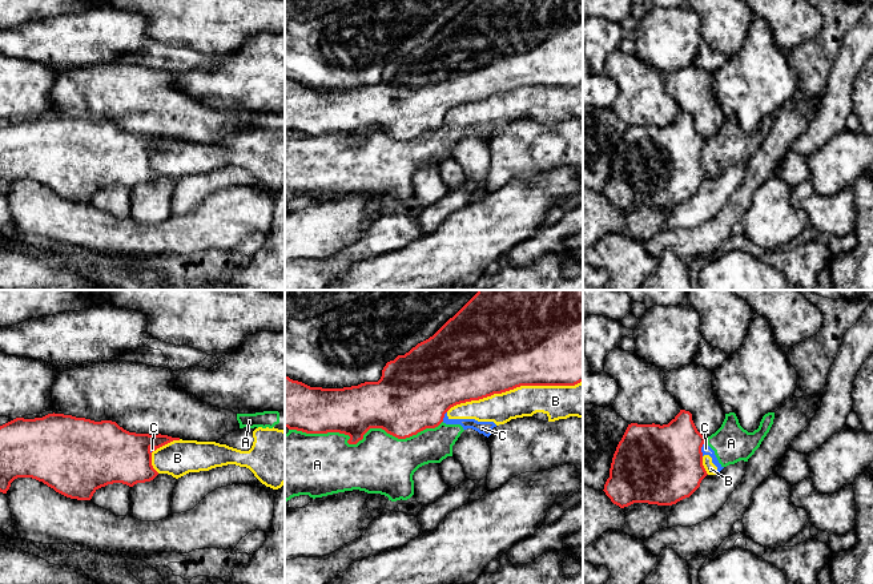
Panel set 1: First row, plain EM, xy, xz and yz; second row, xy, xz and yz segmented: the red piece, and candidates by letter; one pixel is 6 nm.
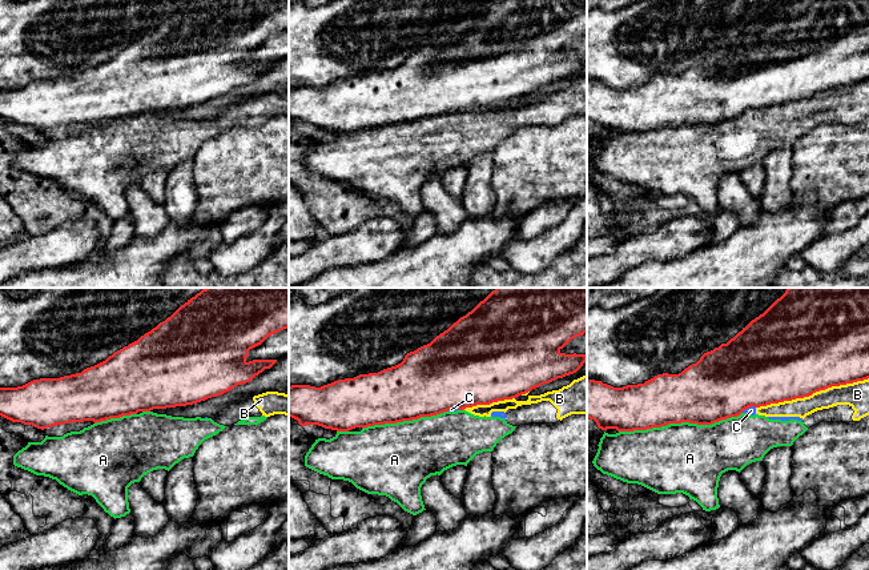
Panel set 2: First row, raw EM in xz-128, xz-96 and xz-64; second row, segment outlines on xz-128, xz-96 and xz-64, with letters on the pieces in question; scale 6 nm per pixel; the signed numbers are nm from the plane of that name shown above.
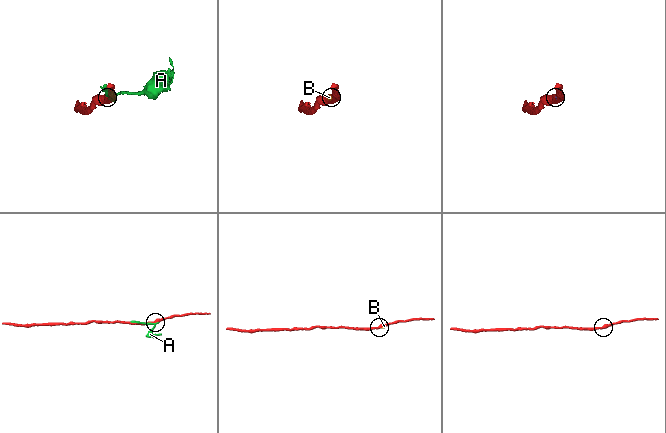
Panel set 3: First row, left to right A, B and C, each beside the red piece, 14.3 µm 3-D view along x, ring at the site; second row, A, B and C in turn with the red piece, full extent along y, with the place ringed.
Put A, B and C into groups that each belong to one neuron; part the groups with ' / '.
A B C

